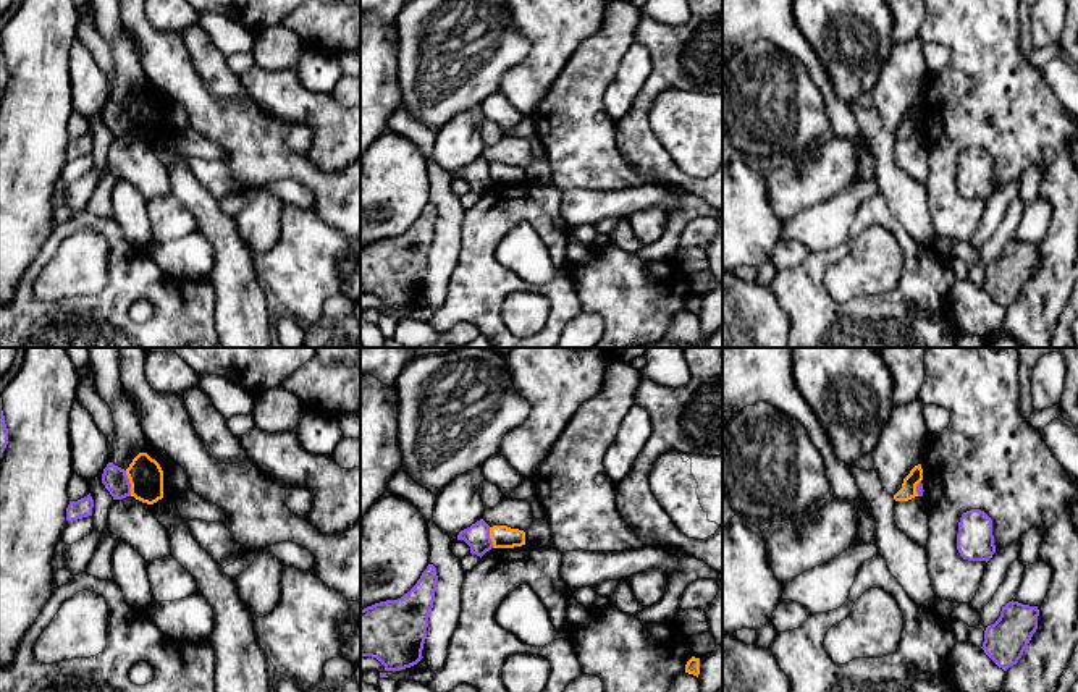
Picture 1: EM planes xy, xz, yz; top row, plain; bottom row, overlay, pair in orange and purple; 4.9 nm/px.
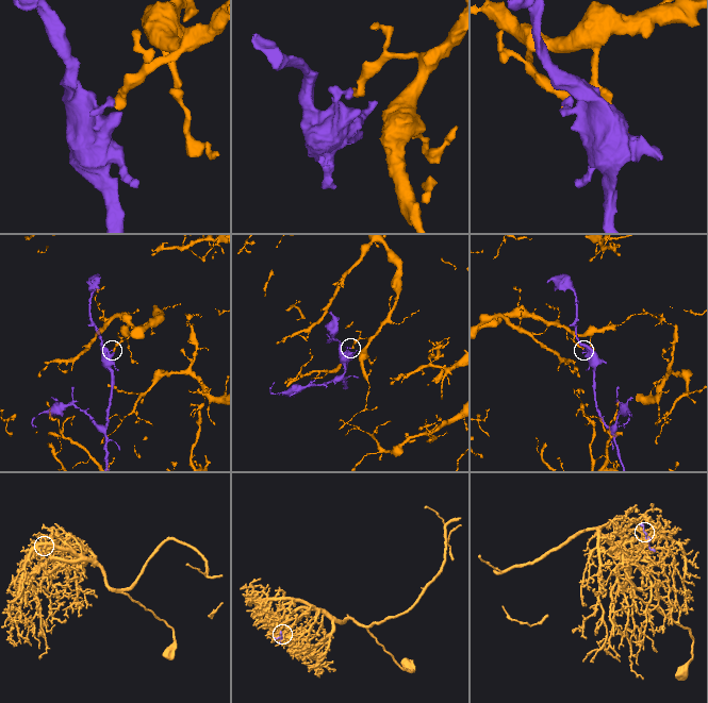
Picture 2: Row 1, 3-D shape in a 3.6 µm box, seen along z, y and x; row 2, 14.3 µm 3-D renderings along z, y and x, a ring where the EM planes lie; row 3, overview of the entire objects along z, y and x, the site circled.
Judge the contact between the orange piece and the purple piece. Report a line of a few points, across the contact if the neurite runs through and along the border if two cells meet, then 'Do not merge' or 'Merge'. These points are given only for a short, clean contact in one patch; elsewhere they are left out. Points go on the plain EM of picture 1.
Line: xy (125, 109), (131, 133). Do not merge

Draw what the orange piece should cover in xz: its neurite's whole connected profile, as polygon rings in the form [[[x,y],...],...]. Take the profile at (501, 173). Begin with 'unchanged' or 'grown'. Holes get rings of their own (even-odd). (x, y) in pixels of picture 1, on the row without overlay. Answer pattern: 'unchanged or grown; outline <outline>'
unchanged; outline [[[507,163],[490,165],[490,176],[495,186],[514,186],[525,183],[525,170]]]

